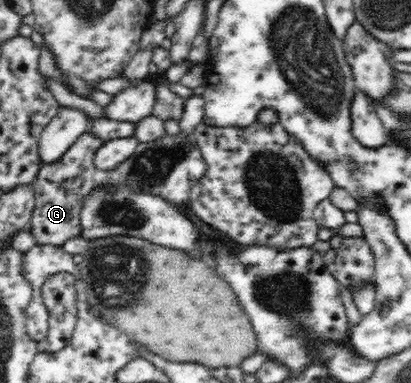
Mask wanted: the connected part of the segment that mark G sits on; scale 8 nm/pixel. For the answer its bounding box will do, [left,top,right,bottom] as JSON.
[28,133,104,246]

